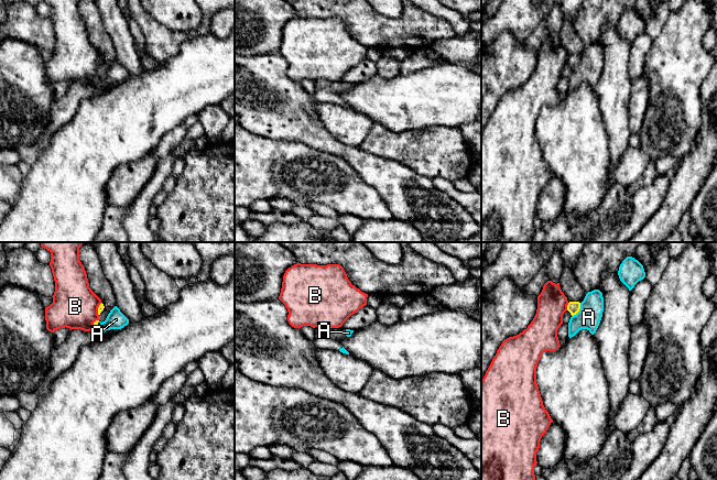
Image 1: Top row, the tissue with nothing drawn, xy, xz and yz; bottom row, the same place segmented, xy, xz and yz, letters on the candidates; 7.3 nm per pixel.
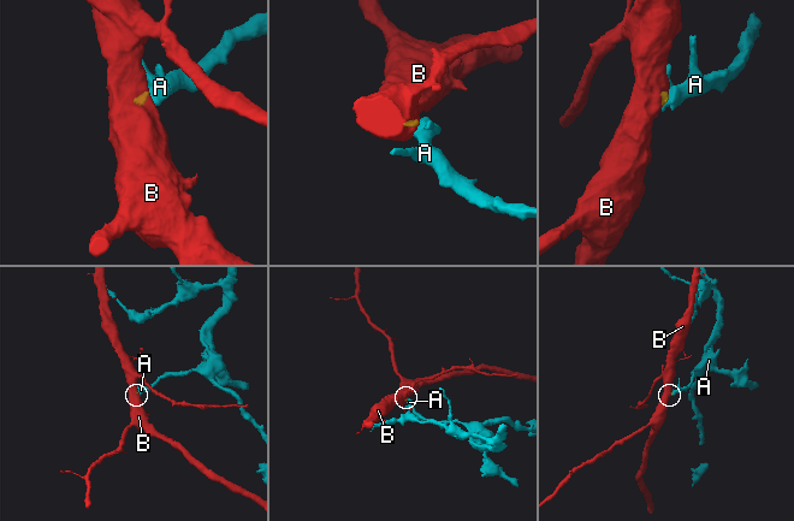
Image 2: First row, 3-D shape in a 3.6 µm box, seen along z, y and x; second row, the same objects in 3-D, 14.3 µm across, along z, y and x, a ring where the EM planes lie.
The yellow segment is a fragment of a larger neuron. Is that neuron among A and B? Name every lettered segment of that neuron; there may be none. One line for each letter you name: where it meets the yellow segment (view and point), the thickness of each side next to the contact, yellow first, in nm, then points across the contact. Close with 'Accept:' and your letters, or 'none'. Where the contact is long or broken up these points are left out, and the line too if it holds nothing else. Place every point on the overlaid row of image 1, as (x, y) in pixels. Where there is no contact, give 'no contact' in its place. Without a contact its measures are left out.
Accept: none

